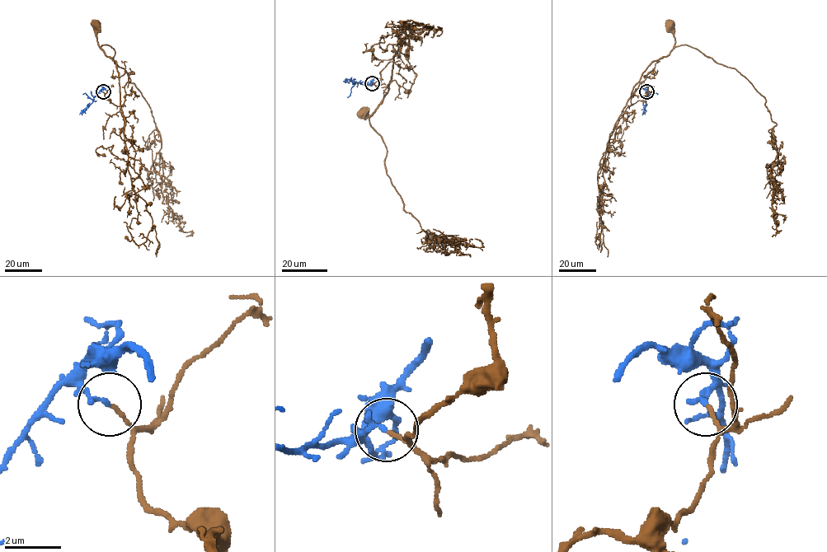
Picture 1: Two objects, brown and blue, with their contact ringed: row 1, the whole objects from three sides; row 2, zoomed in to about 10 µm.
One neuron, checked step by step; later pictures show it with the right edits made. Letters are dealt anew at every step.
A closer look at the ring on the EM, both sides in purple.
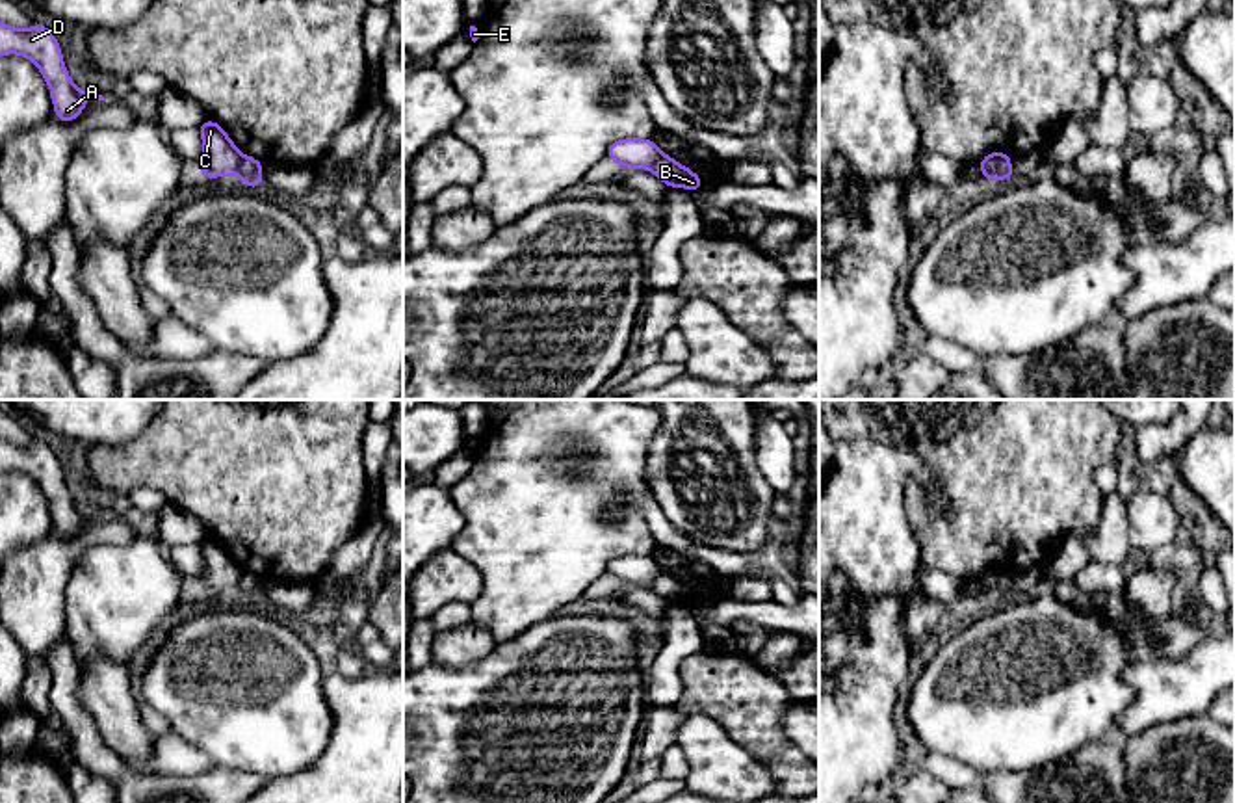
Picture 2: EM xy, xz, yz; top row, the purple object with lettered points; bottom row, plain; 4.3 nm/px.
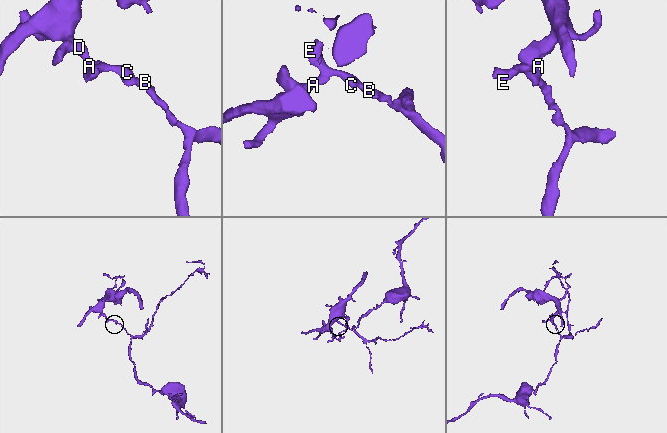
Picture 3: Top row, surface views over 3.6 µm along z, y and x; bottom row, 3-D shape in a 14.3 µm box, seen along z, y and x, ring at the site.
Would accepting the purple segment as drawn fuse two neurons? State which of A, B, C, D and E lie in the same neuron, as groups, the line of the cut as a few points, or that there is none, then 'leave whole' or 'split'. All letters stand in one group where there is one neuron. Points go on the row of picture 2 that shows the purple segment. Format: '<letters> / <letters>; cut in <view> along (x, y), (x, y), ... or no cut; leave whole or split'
A C D E / B; cut in yz along (1001, 155), (994, 177); split

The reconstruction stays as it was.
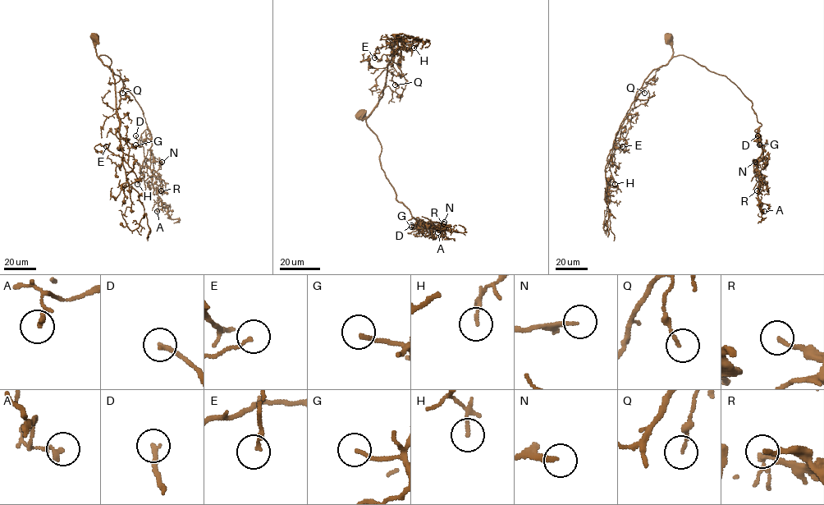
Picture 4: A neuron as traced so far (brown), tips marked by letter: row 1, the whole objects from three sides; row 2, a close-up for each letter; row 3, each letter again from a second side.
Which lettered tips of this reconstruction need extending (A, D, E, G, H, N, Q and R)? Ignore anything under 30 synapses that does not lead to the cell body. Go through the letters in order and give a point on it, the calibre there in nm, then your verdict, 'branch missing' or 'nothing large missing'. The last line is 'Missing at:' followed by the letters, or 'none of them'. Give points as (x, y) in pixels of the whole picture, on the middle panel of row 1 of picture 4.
A: (437, 232) | 200 nm | nothing large missing
D: (411, 225) | 190 nm | branch missing
E: (374, 57) | 140 nm | nothing large missing
G: (411, 227) | 150 nm | branch missing
H: (414, 48) | 100 nm | nothing large missing
N: (444, 222) | 180 nm | branch missing
Q: (395, 84) | 110 nm | nothing large missing
R: (443, 223) | 190 nm | nothing large missing
Missing at: D, G, N

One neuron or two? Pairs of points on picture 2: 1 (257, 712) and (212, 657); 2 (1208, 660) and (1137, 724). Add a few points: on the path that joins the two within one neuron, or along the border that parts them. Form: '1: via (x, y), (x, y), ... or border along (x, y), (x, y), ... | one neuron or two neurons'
1: via (251, 699), (223, 670) | one neuron
2: via (1191, 677), (1180, 688), (1172, 688), (1154, 707) | one neuron

